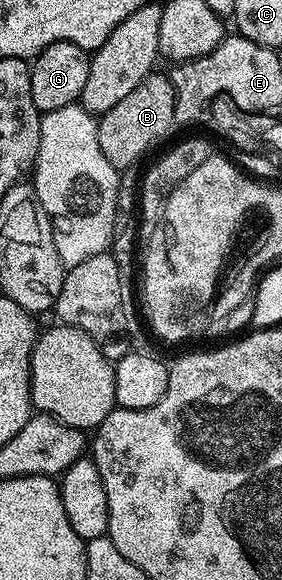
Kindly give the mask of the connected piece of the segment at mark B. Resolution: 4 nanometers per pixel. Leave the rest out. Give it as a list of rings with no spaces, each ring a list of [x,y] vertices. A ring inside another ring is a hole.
[[[150,74],[145,77],[127,98],[122,98],[118,104],[111,106],[111,110],[100,113],[97,121],[99,134],[99,150],[111,162],[111,166],[118,170],[134,167],[156,144],[161,144],[173,128],[178,127],[175,114],[177,95],[173,90],[173,83],[168,75],[157,76]]]

